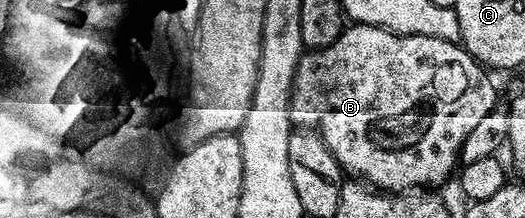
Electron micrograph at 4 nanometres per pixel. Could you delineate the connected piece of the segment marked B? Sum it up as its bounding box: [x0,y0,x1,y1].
[293,22,498,192]

